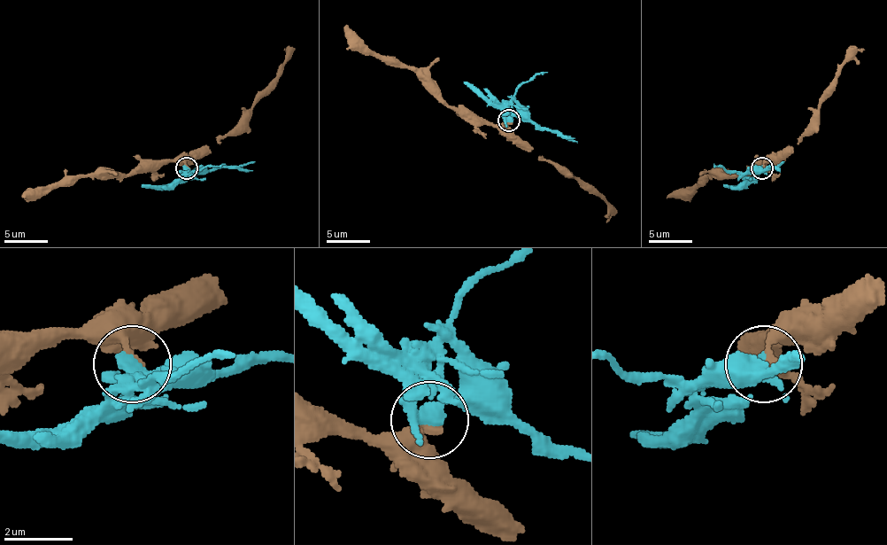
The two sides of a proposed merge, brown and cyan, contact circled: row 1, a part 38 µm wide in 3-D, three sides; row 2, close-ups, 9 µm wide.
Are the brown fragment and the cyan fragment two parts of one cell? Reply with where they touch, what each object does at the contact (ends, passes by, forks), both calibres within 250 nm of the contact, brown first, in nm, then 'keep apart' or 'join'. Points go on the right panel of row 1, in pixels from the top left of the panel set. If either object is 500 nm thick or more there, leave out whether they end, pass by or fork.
place (762, 168); brown ends; cyan forks; calibres 320 and 300 nm; keep apart

